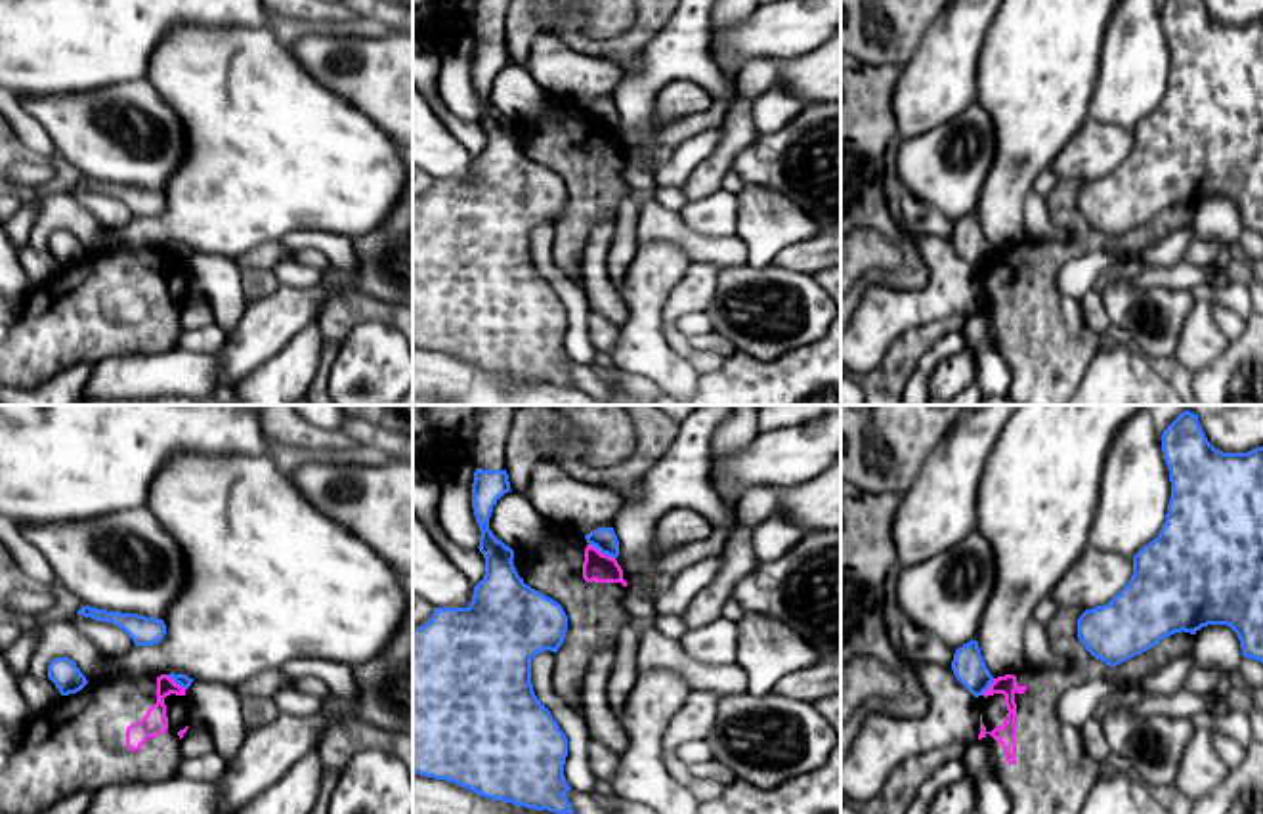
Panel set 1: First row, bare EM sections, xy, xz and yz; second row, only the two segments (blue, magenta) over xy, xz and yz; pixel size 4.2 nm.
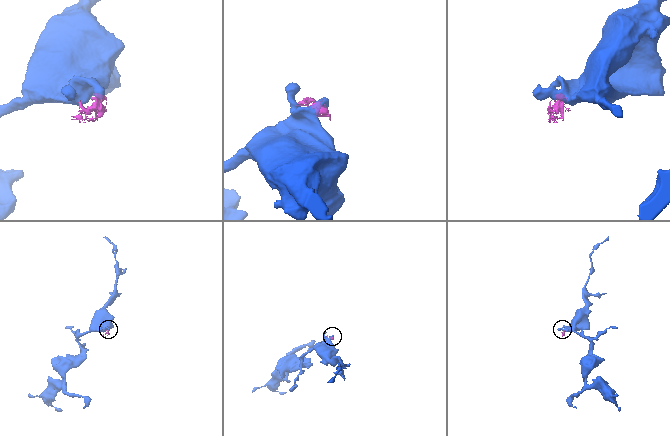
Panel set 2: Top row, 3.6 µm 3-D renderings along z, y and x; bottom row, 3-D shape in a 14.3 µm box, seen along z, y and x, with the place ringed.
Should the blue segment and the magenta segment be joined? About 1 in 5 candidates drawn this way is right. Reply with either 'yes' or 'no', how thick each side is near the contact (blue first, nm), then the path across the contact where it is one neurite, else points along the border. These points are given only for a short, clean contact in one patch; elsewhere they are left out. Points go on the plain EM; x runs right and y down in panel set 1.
no | 100/120 nm | along xz (589, 115), (614, 130)

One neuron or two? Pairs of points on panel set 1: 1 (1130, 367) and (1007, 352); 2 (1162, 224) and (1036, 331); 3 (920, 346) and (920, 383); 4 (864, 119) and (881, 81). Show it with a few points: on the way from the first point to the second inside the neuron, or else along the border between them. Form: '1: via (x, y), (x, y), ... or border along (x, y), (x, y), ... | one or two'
1: border along (1101, 348), (1076, 385) | two
2: via (1118, 241), (1072, 241), (1036, 278), (1036, 287) | one
3: border along (954, 331), (946, 333), (920, 360), (904, 385) | two
4: via (864, 109), (864, 98), (872, 90) | one

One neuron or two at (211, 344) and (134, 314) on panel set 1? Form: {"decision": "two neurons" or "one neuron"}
{"decision": "two neurons"}

